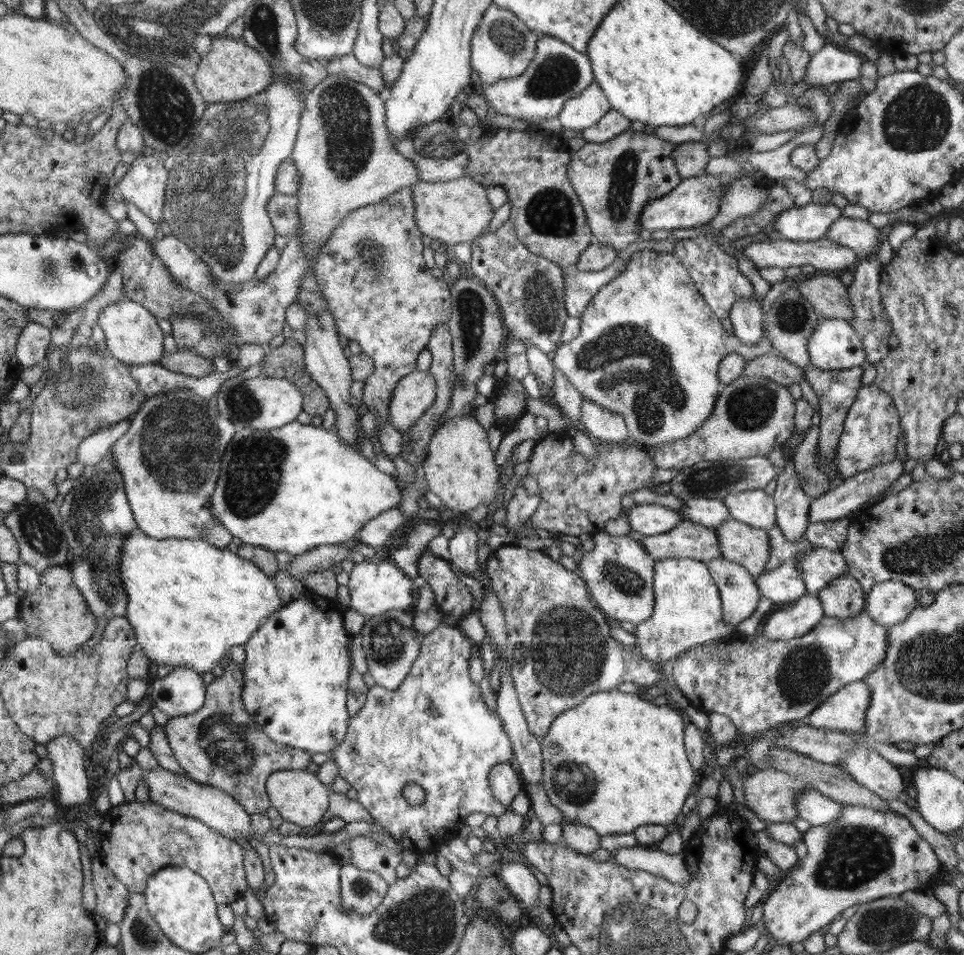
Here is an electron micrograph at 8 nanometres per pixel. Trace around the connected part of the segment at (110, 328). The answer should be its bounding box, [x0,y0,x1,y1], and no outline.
[98,298,164,365]

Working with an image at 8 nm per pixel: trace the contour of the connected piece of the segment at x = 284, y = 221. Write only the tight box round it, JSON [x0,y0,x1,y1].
[266,193,300,236]

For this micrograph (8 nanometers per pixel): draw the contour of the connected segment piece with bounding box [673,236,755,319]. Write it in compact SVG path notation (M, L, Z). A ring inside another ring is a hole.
M706 236L676 239L673 254L684 265L684 268L687 268L696 290L718 319L729 318L736 301L754 298L754 285L740 273L738 259L726 253L714 239L708 239Z

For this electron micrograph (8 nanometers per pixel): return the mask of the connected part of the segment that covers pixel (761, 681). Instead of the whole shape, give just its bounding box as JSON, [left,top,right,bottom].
[672,611,888,739]

